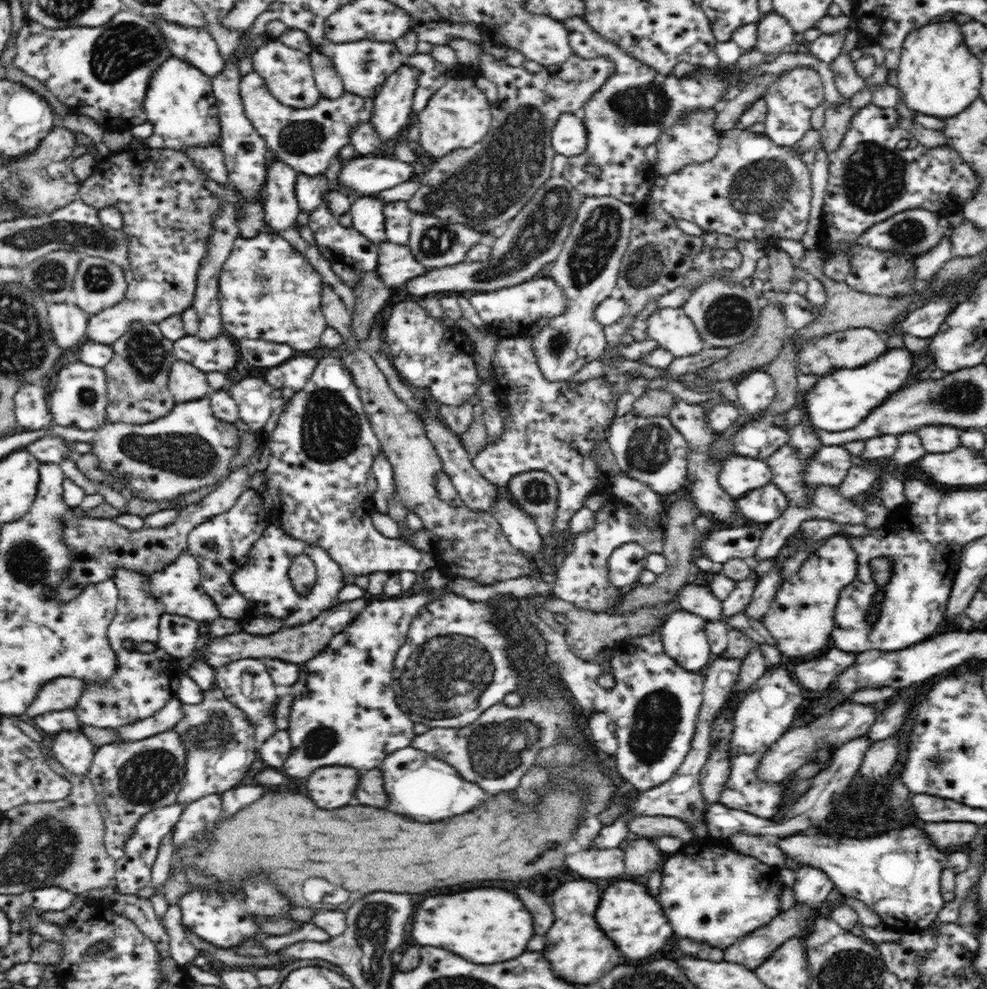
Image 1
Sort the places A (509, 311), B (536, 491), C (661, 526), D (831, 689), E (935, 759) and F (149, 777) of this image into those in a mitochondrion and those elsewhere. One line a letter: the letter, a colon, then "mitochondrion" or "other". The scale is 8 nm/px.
A: other
B: mitochondrion
C: other
D: other
E: mitochondrion
F: mitochondrion

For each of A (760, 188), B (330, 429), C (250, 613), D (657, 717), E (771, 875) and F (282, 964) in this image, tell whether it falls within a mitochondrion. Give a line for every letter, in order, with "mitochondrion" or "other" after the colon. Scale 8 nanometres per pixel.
A: mitochondrion
B: mitochondrion
C: other
D: mitochondrion
E: other
F: other

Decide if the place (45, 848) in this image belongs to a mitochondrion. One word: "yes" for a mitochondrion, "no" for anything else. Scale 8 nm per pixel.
yes

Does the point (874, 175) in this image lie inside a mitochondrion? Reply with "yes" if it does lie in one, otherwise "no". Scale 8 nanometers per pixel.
yes

